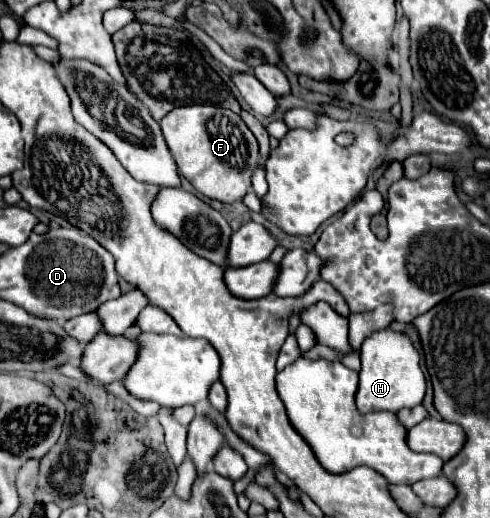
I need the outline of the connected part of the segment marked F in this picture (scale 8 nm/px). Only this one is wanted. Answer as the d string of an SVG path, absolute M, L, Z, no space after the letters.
M211 104L181 106L161 120L161 130L179 172L195 190L227 204L241 200L251 190L251 174L259 162L259 146L239 114Z

